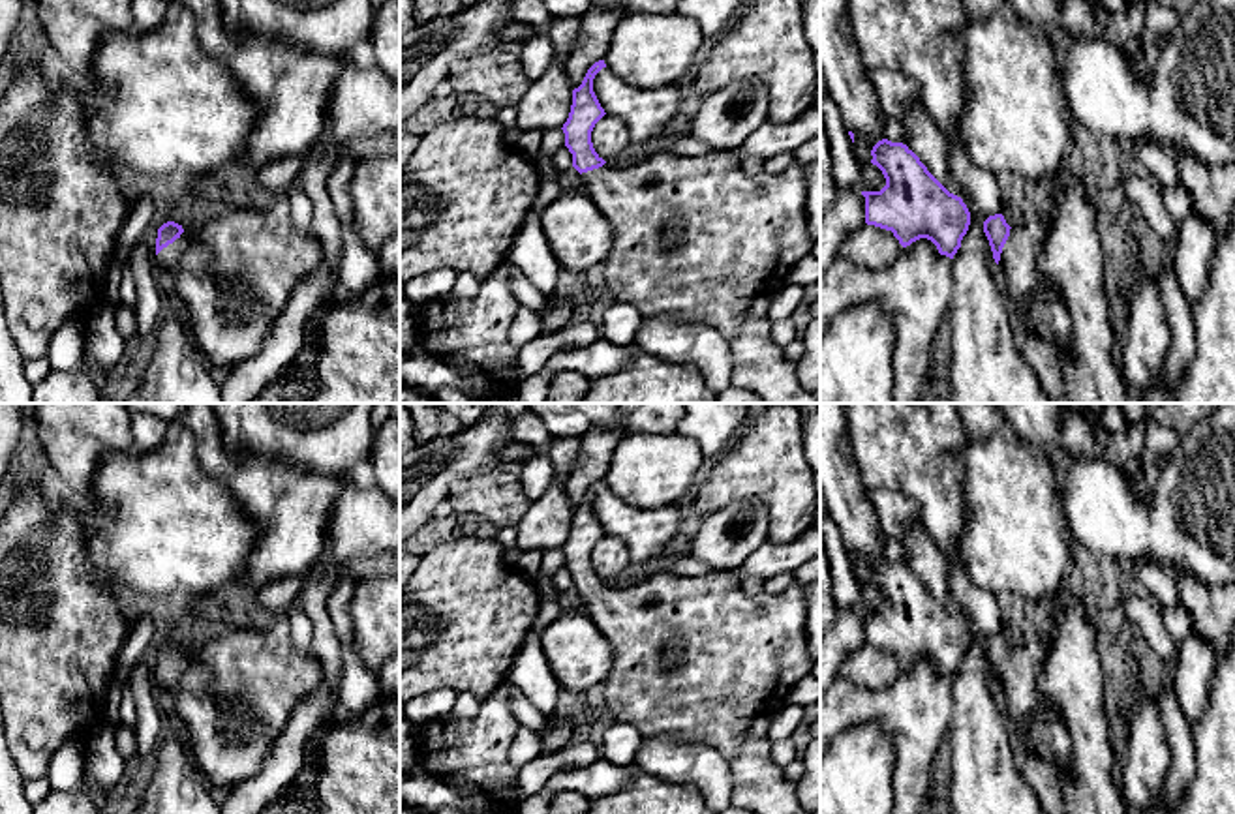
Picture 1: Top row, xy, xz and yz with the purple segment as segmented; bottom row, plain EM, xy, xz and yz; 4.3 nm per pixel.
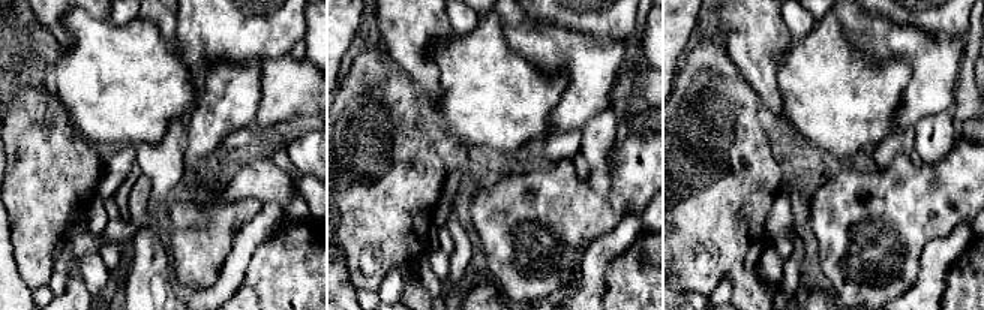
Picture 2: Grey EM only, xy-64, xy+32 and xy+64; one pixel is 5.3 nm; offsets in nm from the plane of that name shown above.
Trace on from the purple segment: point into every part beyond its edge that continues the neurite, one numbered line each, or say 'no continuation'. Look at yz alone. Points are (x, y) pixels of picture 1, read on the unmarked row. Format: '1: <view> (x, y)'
1: yz (1042, 730)

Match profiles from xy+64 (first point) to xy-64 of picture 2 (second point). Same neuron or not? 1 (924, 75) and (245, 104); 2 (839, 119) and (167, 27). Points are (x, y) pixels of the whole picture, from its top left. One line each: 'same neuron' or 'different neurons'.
1: same neuron
2: different neurons

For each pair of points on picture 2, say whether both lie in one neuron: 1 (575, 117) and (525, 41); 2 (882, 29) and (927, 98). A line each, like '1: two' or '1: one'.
1: one
2: one

